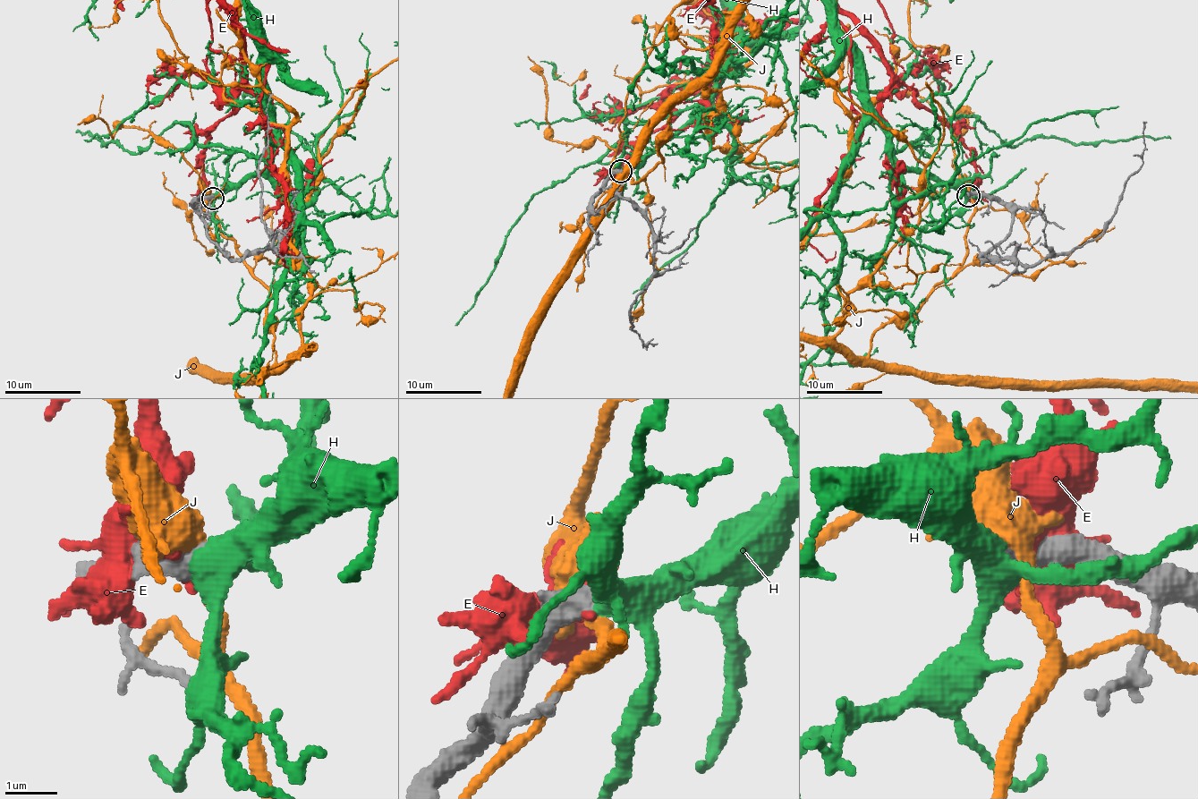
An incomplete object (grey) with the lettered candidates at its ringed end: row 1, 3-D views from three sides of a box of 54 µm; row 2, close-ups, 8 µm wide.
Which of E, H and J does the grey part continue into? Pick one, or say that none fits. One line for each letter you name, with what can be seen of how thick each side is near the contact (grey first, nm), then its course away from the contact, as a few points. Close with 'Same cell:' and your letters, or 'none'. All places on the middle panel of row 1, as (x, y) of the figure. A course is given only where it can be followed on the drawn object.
H: 400/440 nm
Same cell: H

